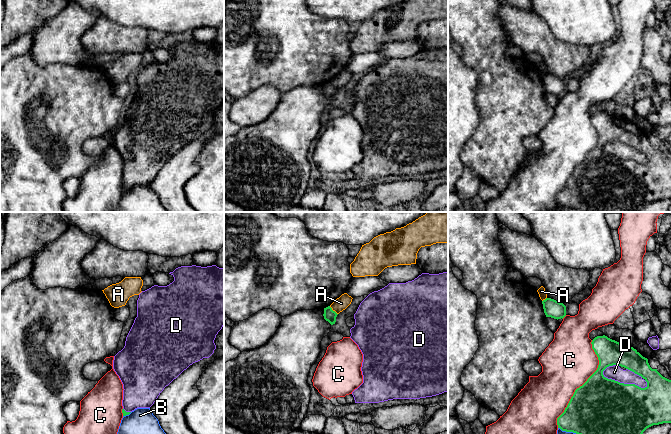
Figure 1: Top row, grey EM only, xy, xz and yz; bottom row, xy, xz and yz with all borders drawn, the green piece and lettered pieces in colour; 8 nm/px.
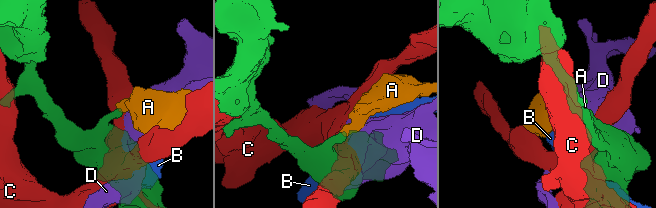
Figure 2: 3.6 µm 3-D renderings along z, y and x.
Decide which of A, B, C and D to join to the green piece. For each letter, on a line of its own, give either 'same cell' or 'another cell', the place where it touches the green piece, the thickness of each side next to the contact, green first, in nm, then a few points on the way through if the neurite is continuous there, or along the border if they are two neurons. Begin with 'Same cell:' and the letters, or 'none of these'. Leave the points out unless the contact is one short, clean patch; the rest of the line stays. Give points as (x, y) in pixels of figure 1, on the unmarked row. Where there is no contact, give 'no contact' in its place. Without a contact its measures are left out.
Same cell: none of these
A: another cell | xz (332, 86) | 100/110 nm | along xz (329, 82), (337, 90)
B: another cell | yz (570, 207) | 440/80 nm
C: another cell | yz (583, 160) | 500/420 nm
D: another cell | yz (623, 159) | 500/120 nm

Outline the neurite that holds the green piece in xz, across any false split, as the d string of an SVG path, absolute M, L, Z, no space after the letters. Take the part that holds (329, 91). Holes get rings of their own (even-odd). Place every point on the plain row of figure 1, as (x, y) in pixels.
M330 82L324 84L324 95L328 97L331 101L335 100L337 91L338 90L333 87Z

